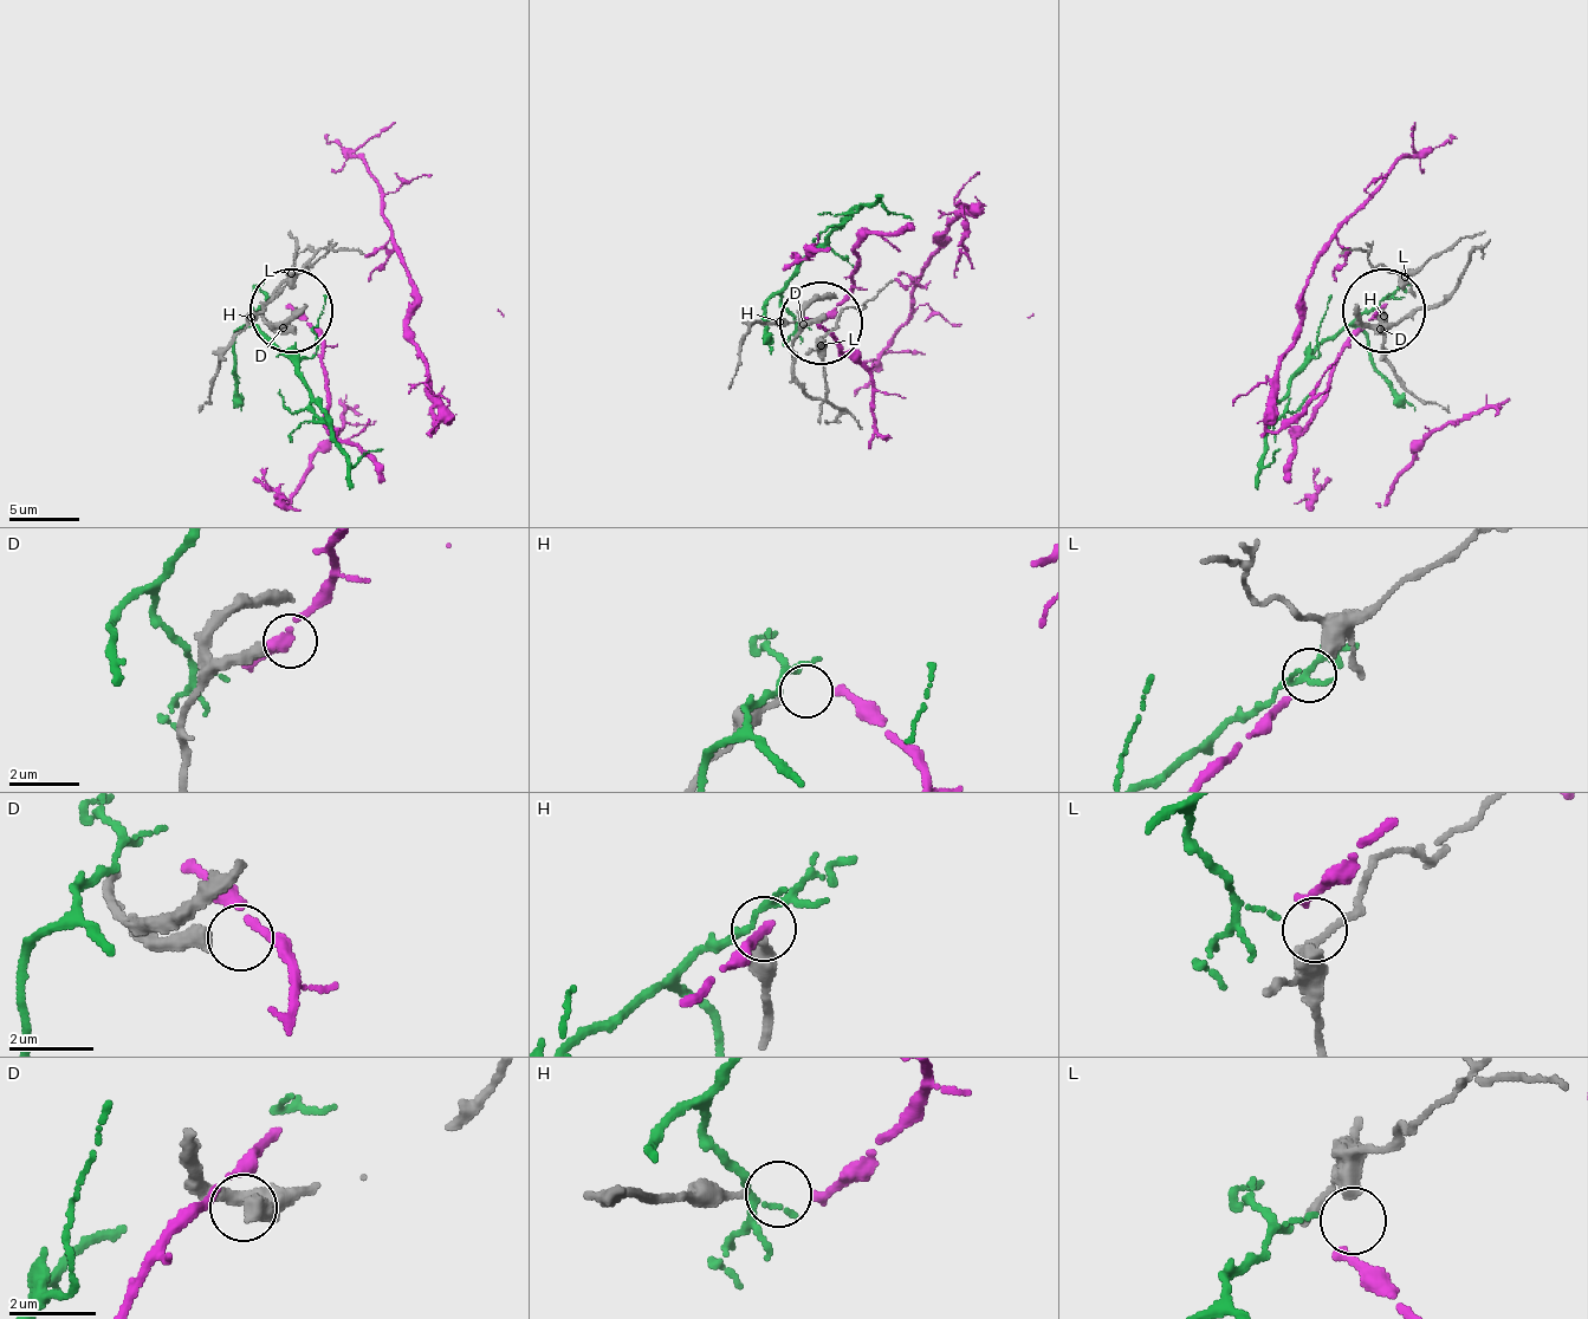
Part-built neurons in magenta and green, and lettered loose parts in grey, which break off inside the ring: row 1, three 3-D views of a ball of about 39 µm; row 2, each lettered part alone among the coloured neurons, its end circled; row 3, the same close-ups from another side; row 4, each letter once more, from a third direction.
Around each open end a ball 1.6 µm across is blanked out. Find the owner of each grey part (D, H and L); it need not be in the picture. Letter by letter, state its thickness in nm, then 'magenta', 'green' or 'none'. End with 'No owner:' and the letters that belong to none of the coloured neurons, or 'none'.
D: 400 nm thick; none
H: 240 nm thick; magenta
L: 280 nm thick; none
No owner: D, L

